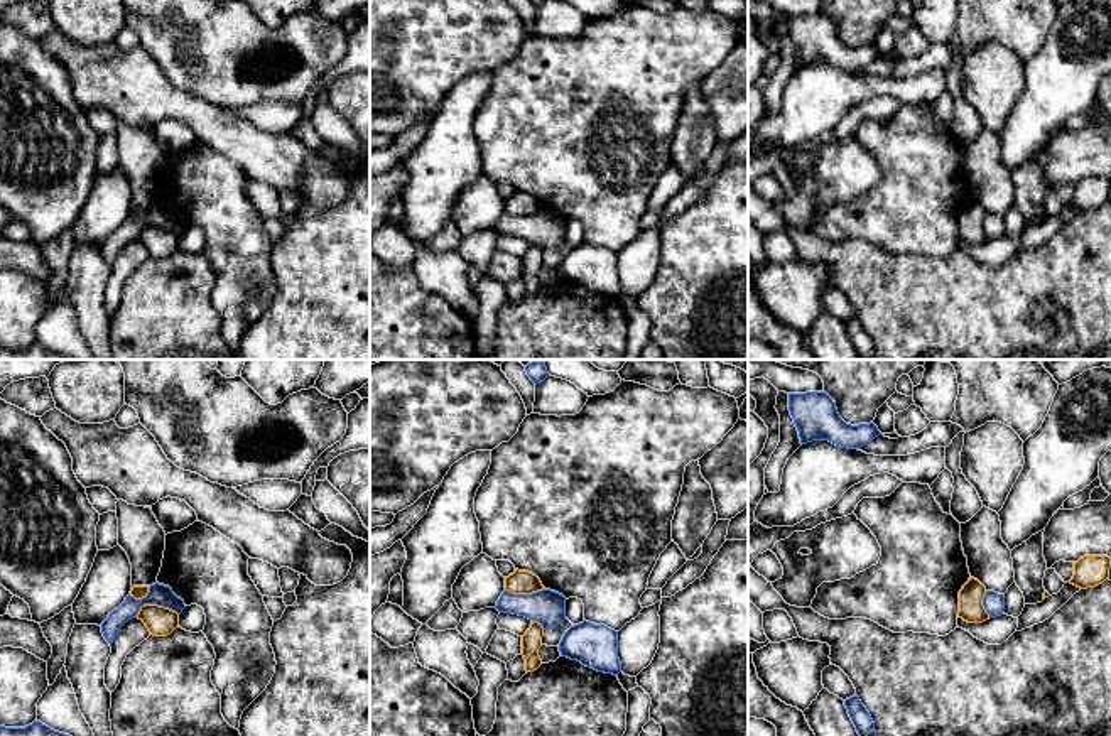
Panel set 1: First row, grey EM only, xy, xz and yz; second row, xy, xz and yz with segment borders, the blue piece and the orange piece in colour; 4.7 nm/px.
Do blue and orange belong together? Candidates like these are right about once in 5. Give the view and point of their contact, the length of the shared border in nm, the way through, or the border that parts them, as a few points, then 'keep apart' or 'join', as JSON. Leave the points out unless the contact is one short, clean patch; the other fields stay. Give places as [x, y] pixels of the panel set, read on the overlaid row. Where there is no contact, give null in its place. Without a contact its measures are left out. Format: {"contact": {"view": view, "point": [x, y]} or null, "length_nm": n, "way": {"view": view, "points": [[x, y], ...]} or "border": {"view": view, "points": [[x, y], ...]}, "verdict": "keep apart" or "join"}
{"contact": {"view": "xy", "point": [154, 603]}, "length_nm": 200, "border": {"view": "xy", "points": [[178, 615], [162, 606], [144, 605], [135, 616]]}, "verdict": "keep apart"}

